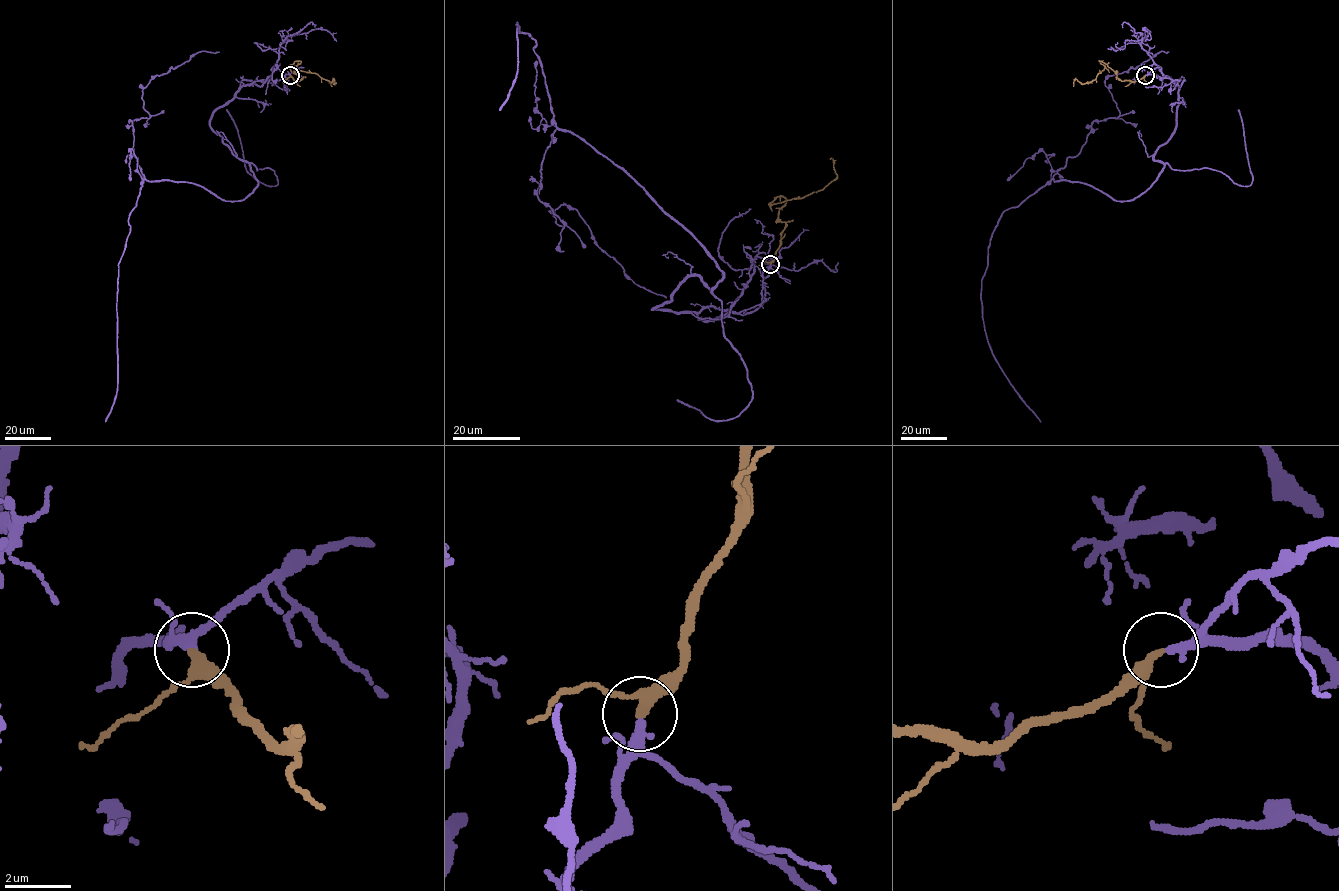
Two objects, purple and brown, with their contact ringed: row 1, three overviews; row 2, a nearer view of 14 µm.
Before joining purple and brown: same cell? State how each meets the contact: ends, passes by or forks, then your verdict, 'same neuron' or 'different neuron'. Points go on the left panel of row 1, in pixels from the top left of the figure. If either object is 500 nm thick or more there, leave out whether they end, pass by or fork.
purple passes by; brown passes by; same neuron

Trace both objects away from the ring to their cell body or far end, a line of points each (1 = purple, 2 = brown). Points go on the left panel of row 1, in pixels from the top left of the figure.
1: (290, 75), (244, 85), (211, 120), (249, 165), (249, 195), (144, 179), (118, 264), (117, 391), (105, 421)
2: (290, 75), (295, 81), (300, 79), (295, 68), (301, 61), (290, 65), (334, 83), (333, 79), (332, 86)

